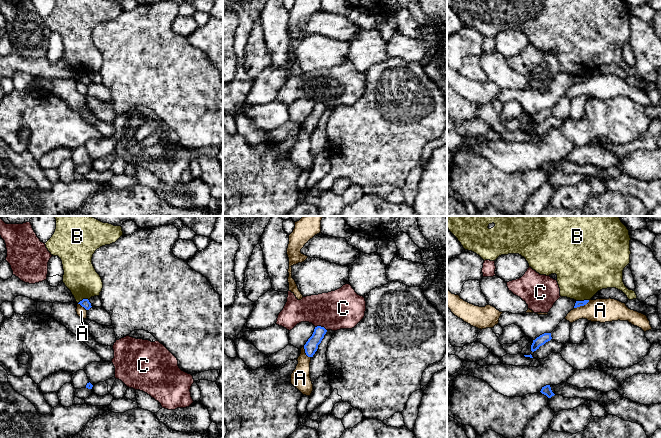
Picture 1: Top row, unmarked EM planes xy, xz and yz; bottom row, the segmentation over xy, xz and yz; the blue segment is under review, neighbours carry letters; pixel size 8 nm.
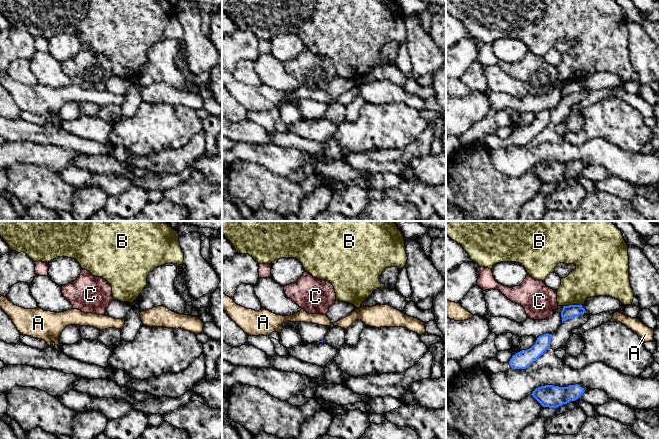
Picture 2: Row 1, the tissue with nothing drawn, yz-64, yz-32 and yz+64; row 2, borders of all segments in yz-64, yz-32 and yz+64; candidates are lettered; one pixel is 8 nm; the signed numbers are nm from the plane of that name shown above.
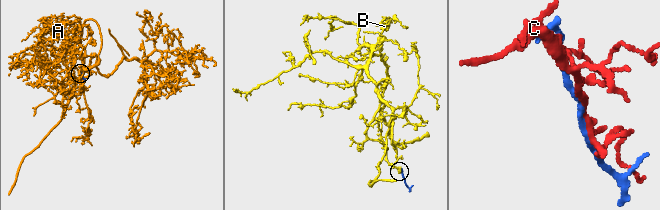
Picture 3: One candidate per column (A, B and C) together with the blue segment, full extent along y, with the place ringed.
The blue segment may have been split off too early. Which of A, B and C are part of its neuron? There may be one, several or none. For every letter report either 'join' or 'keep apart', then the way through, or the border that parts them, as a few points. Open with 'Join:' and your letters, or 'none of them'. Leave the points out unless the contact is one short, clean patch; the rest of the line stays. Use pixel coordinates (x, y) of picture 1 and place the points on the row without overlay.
Join: none of them
A: keep apart | along yz (589, 76), (585, 80), (574, 84)
B: keep apart | along yz (588, 75), (576, 77)
C: keep apart

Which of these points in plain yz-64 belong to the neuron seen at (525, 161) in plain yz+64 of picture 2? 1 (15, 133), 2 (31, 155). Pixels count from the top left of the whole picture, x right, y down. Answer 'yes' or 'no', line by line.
1: no
2: yes

